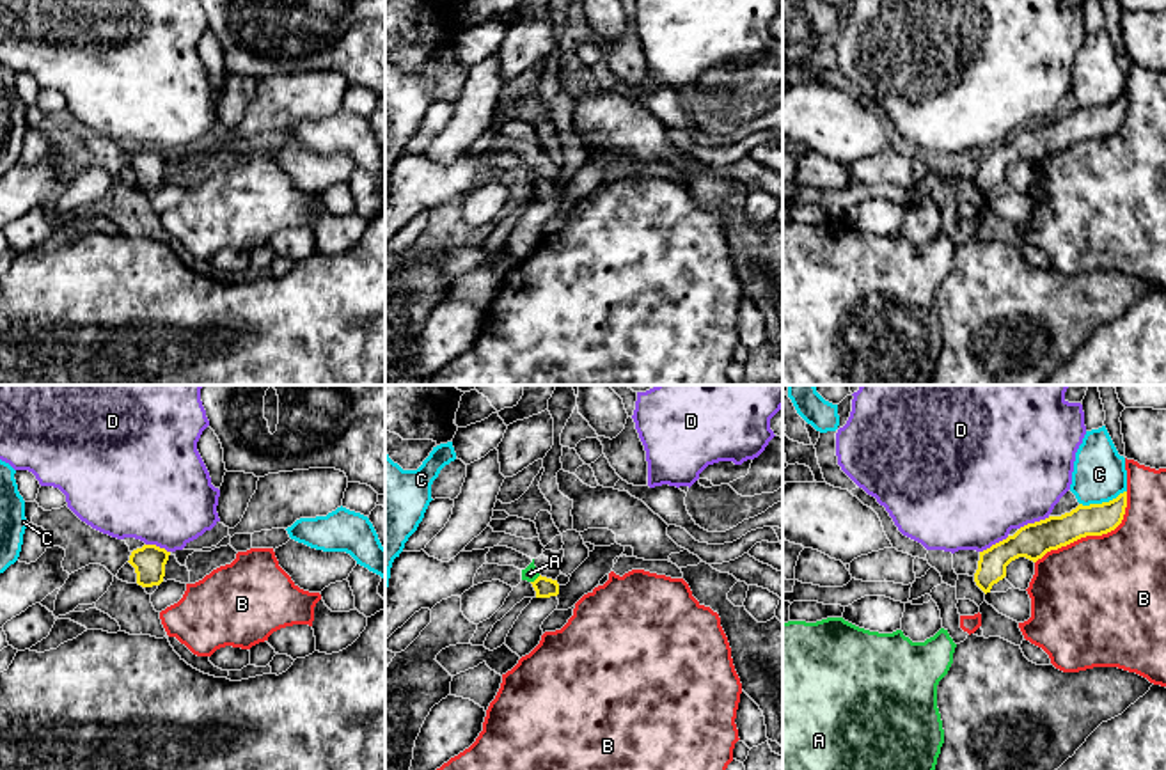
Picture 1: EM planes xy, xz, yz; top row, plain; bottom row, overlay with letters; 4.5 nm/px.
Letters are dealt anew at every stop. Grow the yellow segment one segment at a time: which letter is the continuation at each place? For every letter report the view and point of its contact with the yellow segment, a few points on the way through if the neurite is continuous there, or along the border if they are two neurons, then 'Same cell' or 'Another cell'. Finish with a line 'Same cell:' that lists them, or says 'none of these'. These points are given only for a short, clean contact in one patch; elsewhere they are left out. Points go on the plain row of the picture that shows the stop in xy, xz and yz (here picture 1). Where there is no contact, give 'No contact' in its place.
A: Touches yellow at xz (536, 181). Path across: xz (545, 190), (536, 181), (529, 176). Same cell
B: Touches yellow at yz (1092, 137). Another cell
C: Touches yellow at yz (1102, 105). Another cell
D: Touches yellow at yz (1035, 125). Boundary: yz (1049, 119), (1028, 125), (1019, 132). Another cell
Same cell: A

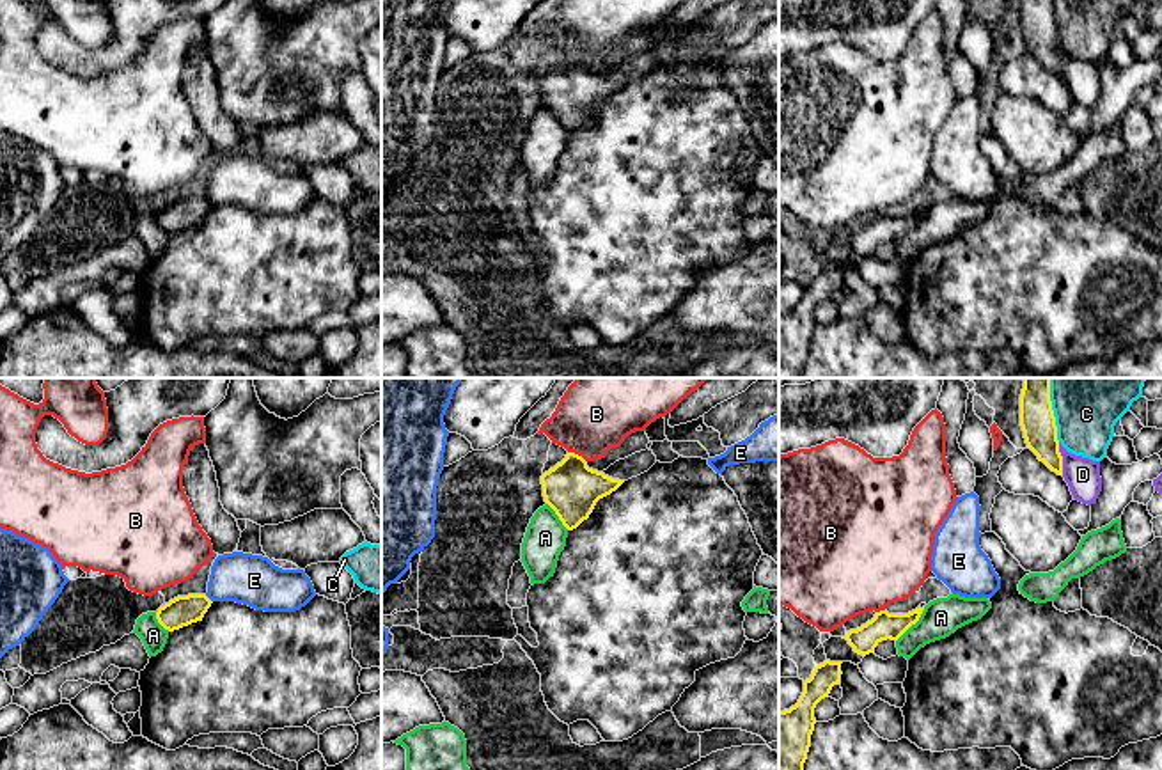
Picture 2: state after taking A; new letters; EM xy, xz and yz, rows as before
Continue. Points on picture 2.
A: Touches yellow at yz (912, 226). Boundary: yz (925, 210), (921, 219), (896, 243). Another cell
B: Touches yellow at xz (577, 57). Boundary: xz (568, 54), (573, 54), (586, 64). Another cell
C: Touches yellow at yz (1054, 22). Another cell
D: Touches yellow at yz (1061, 61). Another cell
E: Touches yellow at xy (208, 201). Another cell
Same cell: none of these

